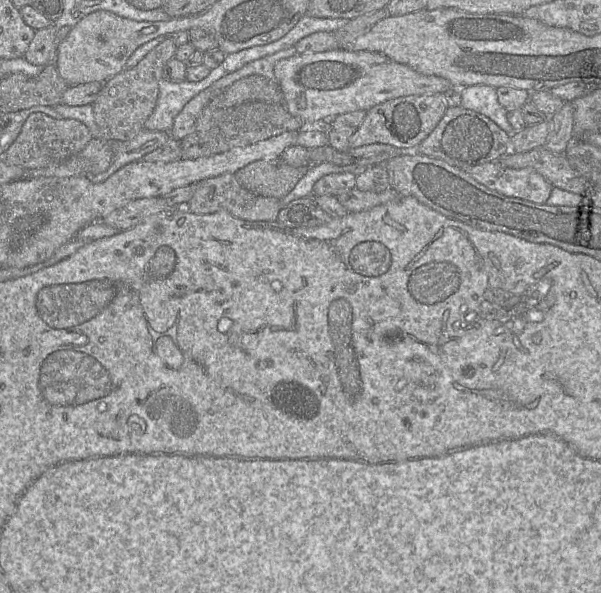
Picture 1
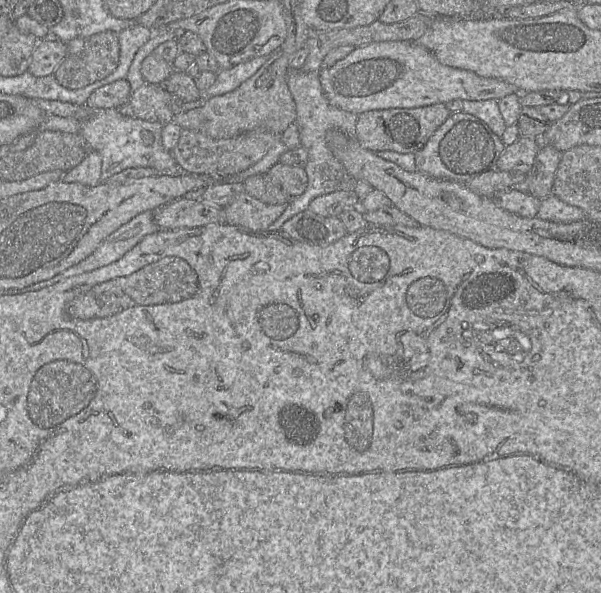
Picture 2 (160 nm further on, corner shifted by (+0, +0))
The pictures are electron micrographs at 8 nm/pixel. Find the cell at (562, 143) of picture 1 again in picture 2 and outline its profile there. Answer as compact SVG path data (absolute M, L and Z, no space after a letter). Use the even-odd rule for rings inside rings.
M540 144L534 164L527 174L526 192L543 200L552 194L557 168L562 152L554 146Z

